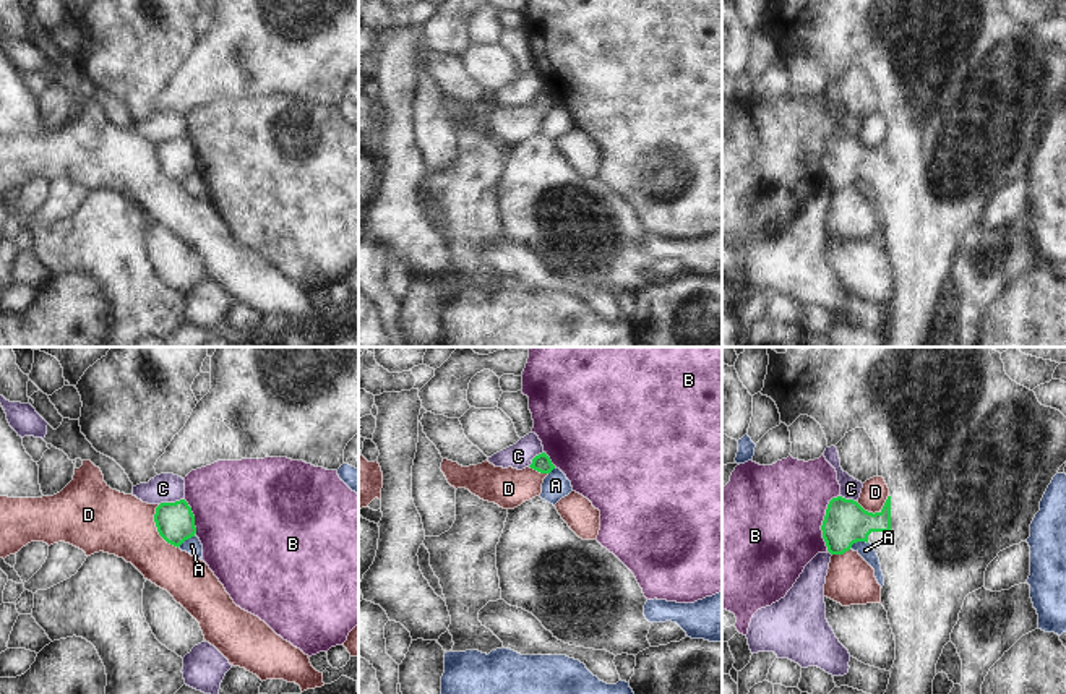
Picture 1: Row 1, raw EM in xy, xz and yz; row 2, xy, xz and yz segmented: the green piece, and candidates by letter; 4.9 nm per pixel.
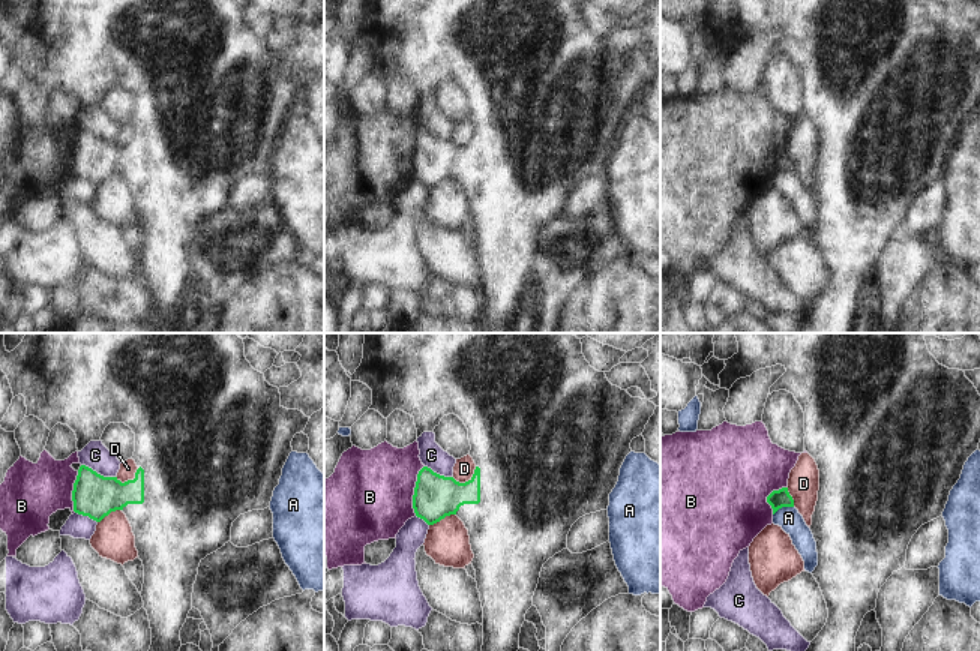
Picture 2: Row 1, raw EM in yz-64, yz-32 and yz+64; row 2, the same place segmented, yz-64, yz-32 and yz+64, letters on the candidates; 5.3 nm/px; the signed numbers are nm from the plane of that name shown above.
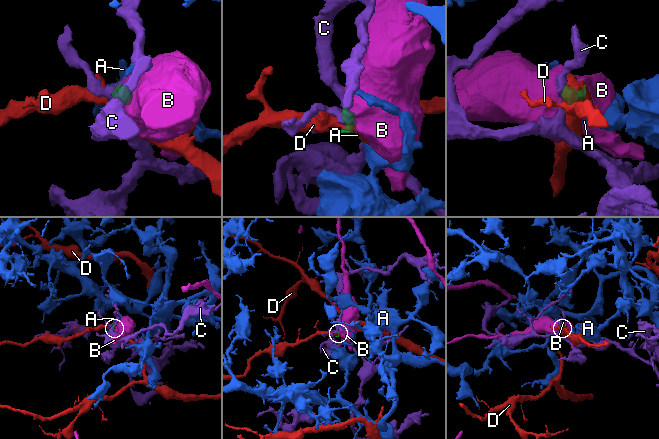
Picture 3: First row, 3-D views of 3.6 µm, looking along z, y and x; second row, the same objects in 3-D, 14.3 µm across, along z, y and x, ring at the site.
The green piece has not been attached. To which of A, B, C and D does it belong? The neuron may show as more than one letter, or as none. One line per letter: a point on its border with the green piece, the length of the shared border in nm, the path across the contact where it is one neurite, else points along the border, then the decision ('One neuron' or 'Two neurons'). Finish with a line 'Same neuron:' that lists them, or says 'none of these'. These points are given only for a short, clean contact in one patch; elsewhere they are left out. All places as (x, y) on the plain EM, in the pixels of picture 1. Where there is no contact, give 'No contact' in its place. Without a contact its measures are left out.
A: Touches green at yz (859, 177). Shared border 110 nm. Boundary: yz (868, 179), (855, 179), (849, 185). Two neurons
B: Touches green at yz (823, 158). Shared border 280 nm. Boundary: yz (839, 132), (829, 138), (821, 162), (821, 174), (828, 187). Two neurons
C: Touches green at xy (171, 140). Shared border 130 nm. Boundary: xy (184, 135), (159, 141). Two neurons
D: Touches green at xy (158, 166). Shared border 240 nm. Two neurons
Same neuron: none of these.

